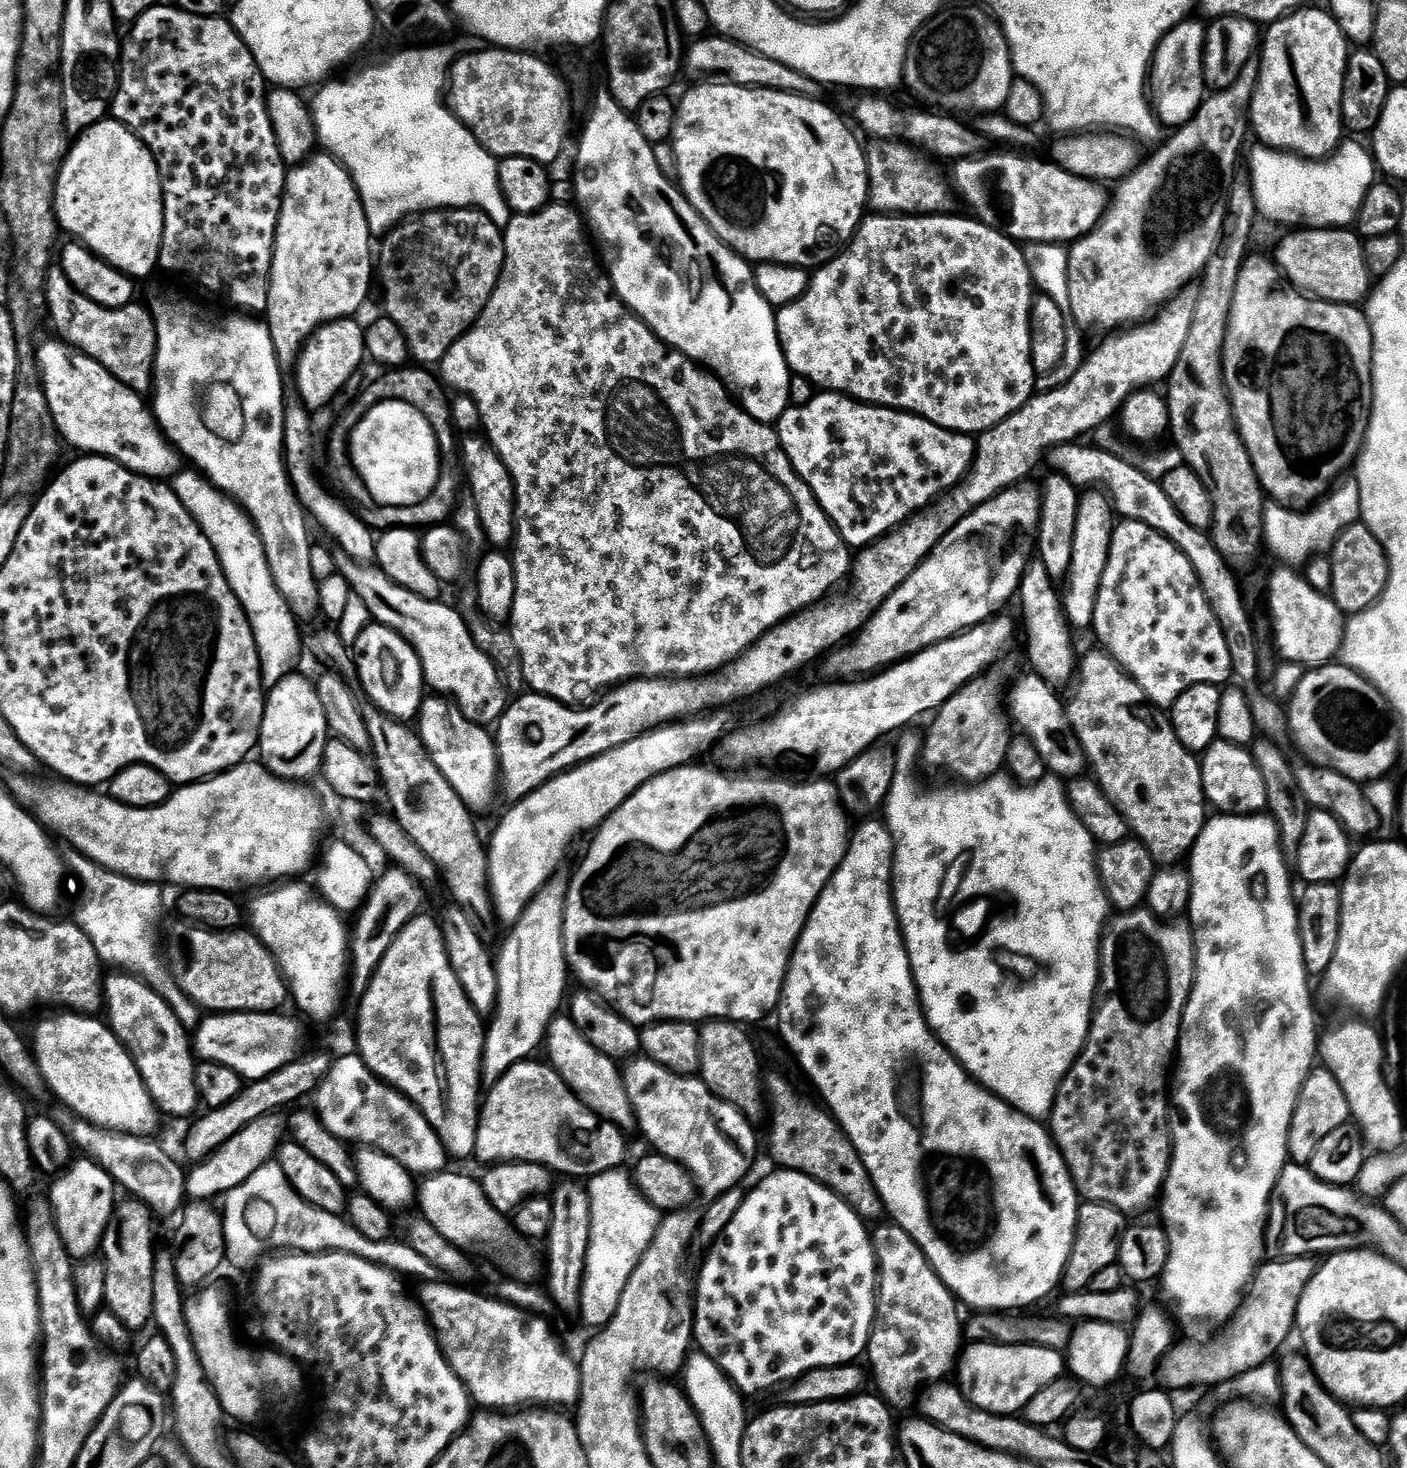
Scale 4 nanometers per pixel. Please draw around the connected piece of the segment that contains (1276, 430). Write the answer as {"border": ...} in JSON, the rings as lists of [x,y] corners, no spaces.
{"border":[[[1256,256],[1245,259],[1238,274],[1238,290],[1234,290],[1234,306],[1230,310],[1230,322],[1224,343],[1224,384],[1228,387],[1228,398],[1232,402],[1232,413],[1236,415],[1236,429],[1254,462],[1254,470],[1260,479],[1260,487],[1275,503],[1293,510],[1307,510],[1317,503],[1345,475],[1344,471],[1355,465],[1368,423],[1372,417],[1372,326],[1367,315],[1351,304],[1335,304],[1329,300],[1317,300],[1289,284],[1283,272],[1271,259]]]}

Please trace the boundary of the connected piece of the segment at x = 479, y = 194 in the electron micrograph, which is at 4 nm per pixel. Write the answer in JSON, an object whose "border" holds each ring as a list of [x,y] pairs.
{"border":[[[452,44],[408,48],[390,57],[385,64],[366,69],[357,80],[344,80],[341,84],[325,83],[319,89],[321,92],[317,94],[316,101],[311,101],[319,143],[322,148],[324,144],[325,153],[335,156],[352,175],[373,237],[383,237],[396,225],[421,212],[445,208],[475,208],[485,212],[501,230],[507,228],[513,218],[513,210],[506,202],[500,185],[497,157],[479,144],[470,129],[442,99],[457,59],[458,51]]]}

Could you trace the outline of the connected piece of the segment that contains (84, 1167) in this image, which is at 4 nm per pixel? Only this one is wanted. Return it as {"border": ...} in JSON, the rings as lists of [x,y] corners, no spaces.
{"border":[[[77,1159],[63,1173],[65,1176],[53,1186],[52,1196],[50,1195],[52,1213],[58,1222],[58,1232],[62,1234],[62,1242],[76,1262],[87,1262],[101,1251],[106,1226],[110,1226],[110,1218],[118,1203],[118,1185],[110,1173],[94,1159],[84,1159],[86,1160]]]}

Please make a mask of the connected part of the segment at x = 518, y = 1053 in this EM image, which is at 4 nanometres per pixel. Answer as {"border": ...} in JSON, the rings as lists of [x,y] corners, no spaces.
{"border":[[[567,883],[543,885],[529,902],[496,960],[499,998],[486,1030],[486,1078],[496,1083],[514,1065],[527,1061],[547,1037],[547,1029],[566,994],[570,969],[565,958]]]}

